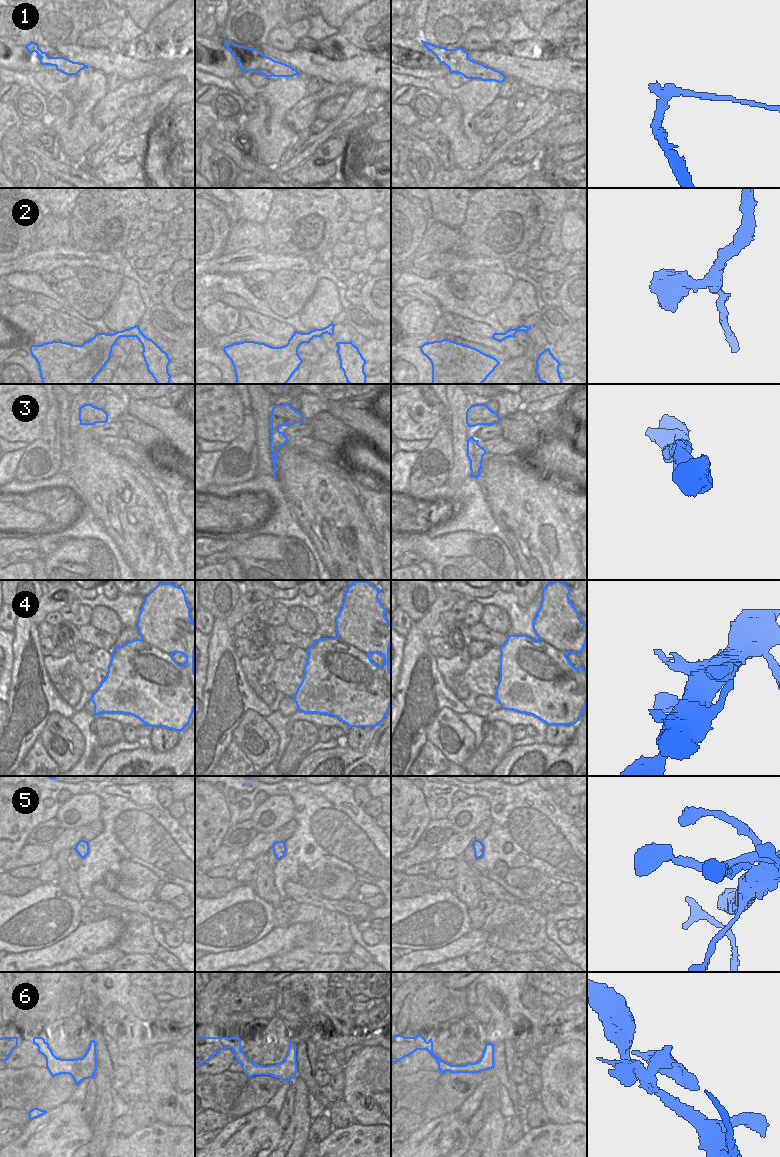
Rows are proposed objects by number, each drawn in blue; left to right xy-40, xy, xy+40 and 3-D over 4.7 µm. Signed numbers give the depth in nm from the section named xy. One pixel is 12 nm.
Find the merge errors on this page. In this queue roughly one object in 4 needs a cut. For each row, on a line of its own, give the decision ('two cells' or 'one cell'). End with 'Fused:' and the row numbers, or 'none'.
1: two cells
2: one cell
3: one cell
4: one cell
5: one cell
6: one cell
Fused: 1

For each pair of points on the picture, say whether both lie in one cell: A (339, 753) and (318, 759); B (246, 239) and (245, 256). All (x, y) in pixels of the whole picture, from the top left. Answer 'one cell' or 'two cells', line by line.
A: one cell
B: two cells

